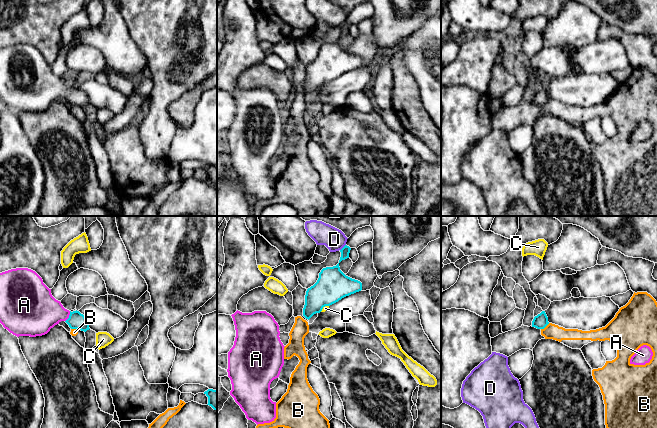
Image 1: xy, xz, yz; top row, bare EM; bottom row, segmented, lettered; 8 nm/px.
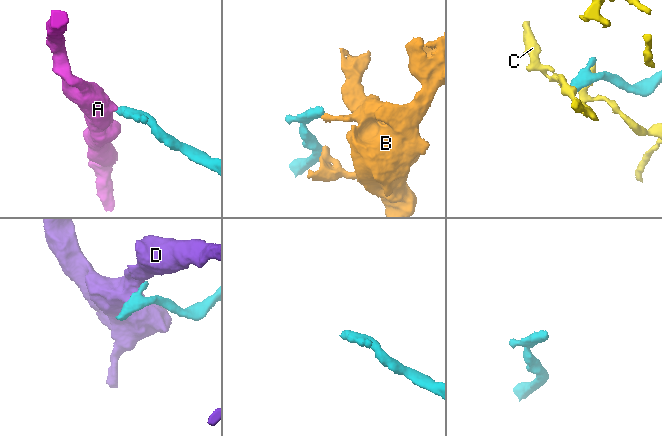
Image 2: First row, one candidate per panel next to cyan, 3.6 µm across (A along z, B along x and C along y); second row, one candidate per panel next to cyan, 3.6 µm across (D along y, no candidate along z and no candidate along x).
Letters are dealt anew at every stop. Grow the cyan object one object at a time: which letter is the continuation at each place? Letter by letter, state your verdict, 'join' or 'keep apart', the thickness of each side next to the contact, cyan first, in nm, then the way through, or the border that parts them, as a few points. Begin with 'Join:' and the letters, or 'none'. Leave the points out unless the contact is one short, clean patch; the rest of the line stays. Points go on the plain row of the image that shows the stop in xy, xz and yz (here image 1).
Join: A
A: join; calibres 140 and 320 nm; way xy (76, 96), (69, 92), (39, 87)
B: keep apart; calibres 120 and 120 nm; border yz (549, 99), (541, 105)
C: keep apart; calibres 260 and 40 nm; border xz (328, 81), (320, 87)
D: keep apart; calibres 160 and 180 nm

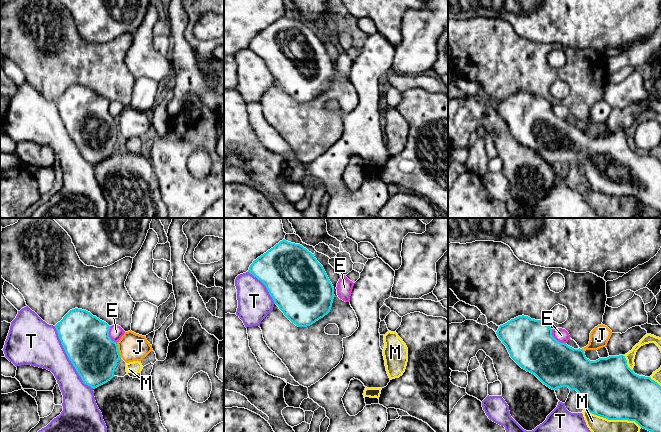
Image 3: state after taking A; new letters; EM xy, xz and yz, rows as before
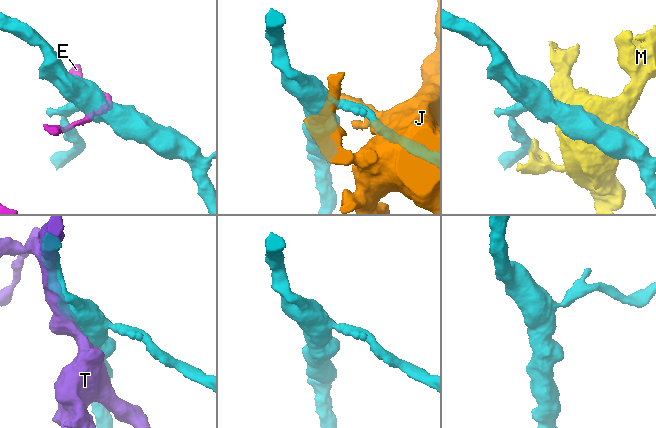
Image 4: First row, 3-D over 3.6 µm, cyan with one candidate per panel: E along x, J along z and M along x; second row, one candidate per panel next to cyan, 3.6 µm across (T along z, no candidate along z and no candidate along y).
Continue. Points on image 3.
Join: none
E: keep apart; calibres 380 and 110 nm
J: keep apart; calibres 380 and 220 nm
M: keep apart; calibres 460 and 300 nm
T: keep apart; calibres 380 and 320 nm

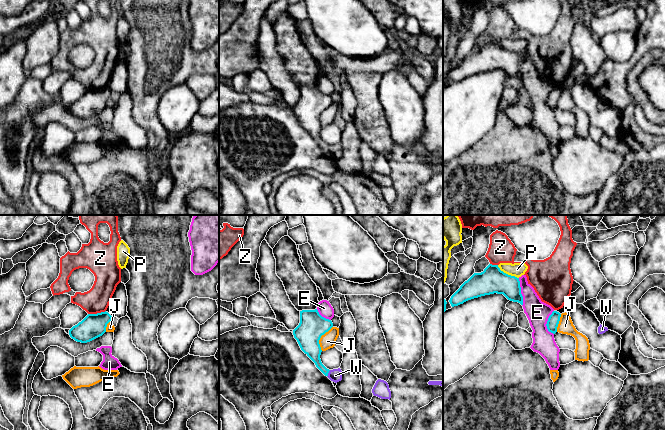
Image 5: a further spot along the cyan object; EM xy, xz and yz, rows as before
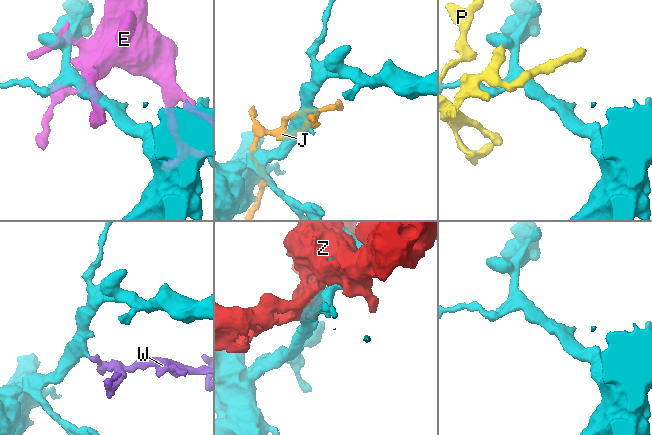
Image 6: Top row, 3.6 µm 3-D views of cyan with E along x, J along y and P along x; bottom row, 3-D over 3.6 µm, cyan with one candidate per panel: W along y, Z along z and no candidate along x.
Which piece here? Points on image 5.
Join: W
E: keep apart; calibres 220 and 190 nm
J: keep apart; calibres 220 and 120 nm
P: keep apart; calibres 220 and 110 nm
W: join; calibres 140 and 110 nm; way xz (311, 123), (318, 140), (328, 148), (335, 151)
Z: keep apart; calibres 190 and 200 nm

